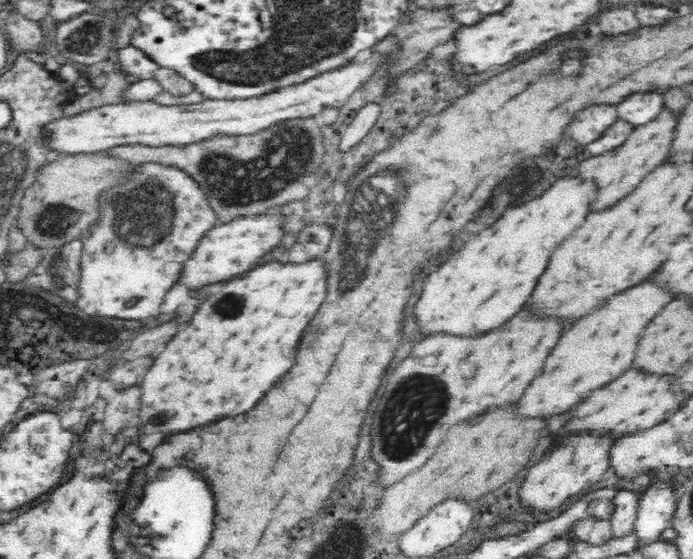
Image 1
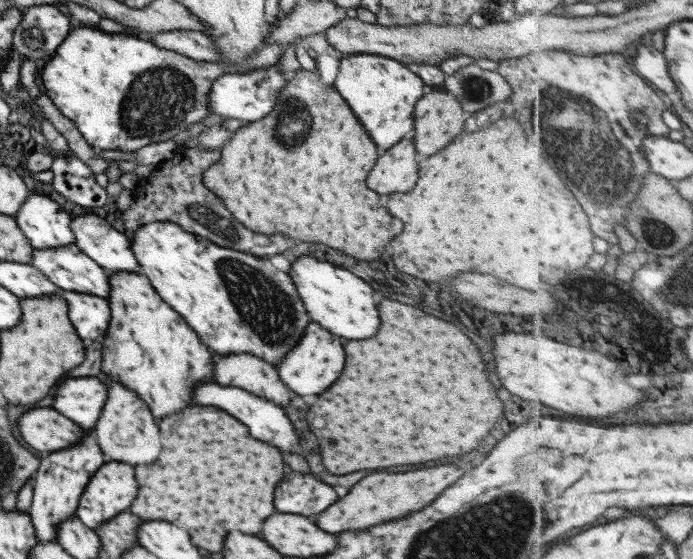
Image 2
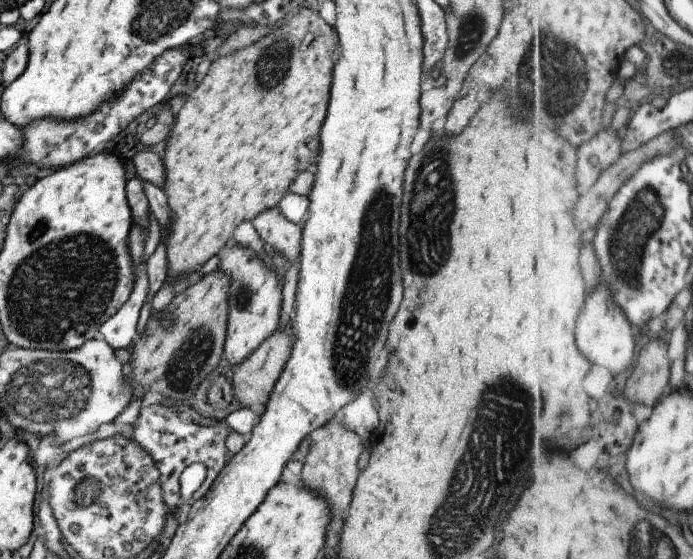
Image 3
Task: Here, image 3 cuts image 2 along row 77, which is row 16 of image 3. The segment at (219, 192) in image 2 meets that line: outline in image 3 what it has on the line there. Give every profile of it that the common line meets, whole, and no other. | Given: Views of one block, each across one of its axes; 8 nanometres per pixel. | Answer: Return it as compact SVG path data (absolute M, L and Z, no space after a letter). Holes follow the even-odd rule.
M301 7L298 12L288 16L285 22L280 26L270 30L266 36L250 46L243 47L233 53L228 53L219 57L216 61L211 62L211 66L199 84L193 84L186 95L185 99L176 105L177 116L175 117L172 130L168 135L165 152L162 155L162 162L164 164L164 172L166 172L166 182L164 182L164 192L167 196L168 204L174 214L172 224L168 226L170 234L166 236L166 252L168 258L168 278L167 280L174 280L174 278L186 278L200 272L200 268L206 264L209 258L218 255L218 252L234 240L234 230L238 228L238 224L242 222L252 222L260 212L274 208L277 204L289 193L290 184L294 182L297 174L300 172L298 168L298 148L306 144L310 144L310 140L316 140L320 126L324 122L324 114L326 114L326 106L328 106L328 98L330 98L330 84L333 75L333 68L335 67L332 61L334 44L335 28L330 28L322 16L318 14L317 7L306 8Z

